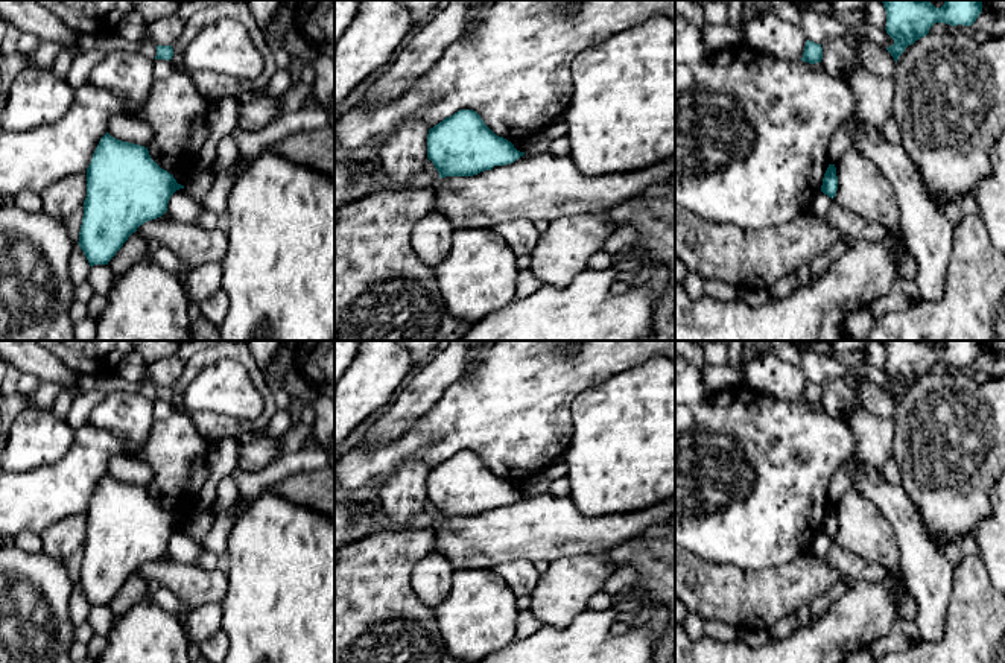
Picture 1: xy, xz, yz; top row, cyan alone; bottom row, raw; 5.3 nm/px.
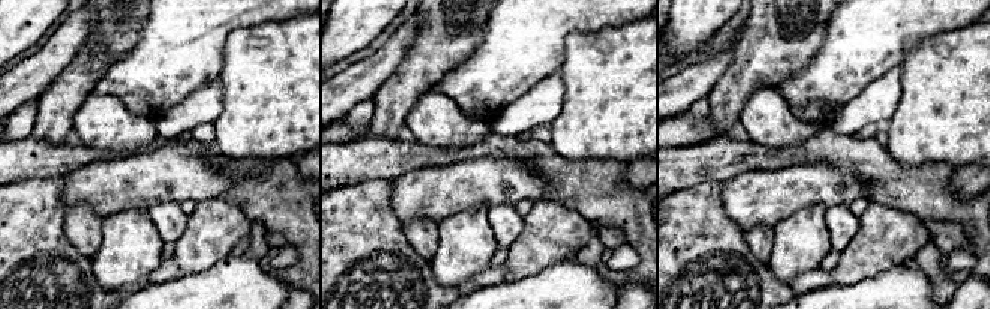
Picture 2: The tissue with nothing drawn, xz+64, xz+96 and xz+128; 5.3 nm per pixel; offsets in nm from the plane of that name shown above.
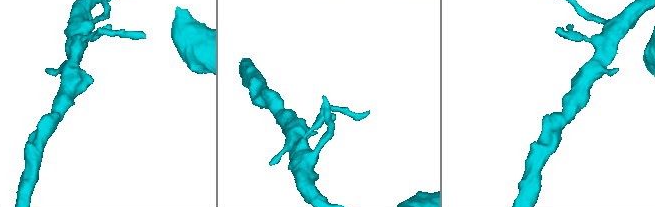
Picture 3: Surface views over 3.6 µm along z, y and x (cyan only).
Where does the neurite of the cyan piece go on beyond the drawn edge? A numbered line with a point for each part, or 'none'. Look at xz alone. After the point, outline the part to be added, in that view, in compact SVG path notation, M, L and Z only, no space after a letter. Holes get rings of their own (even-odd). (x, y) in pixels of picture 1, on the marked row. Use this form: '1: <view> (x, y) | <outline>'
none

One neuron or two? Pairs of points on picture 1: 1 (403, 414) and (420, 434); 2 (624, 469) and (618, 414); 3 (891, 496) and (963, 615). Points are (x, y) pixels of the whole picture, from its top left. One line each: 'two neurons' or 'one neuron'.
1: two neurons
2: one neuron
3: two neurons

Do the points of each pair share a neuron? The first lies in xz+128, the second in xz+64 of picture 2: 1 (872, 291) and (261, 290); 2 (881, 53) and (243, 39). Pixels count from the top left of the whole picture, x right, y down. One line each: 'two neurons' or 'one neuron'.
1: one neuron
2: two neurons

